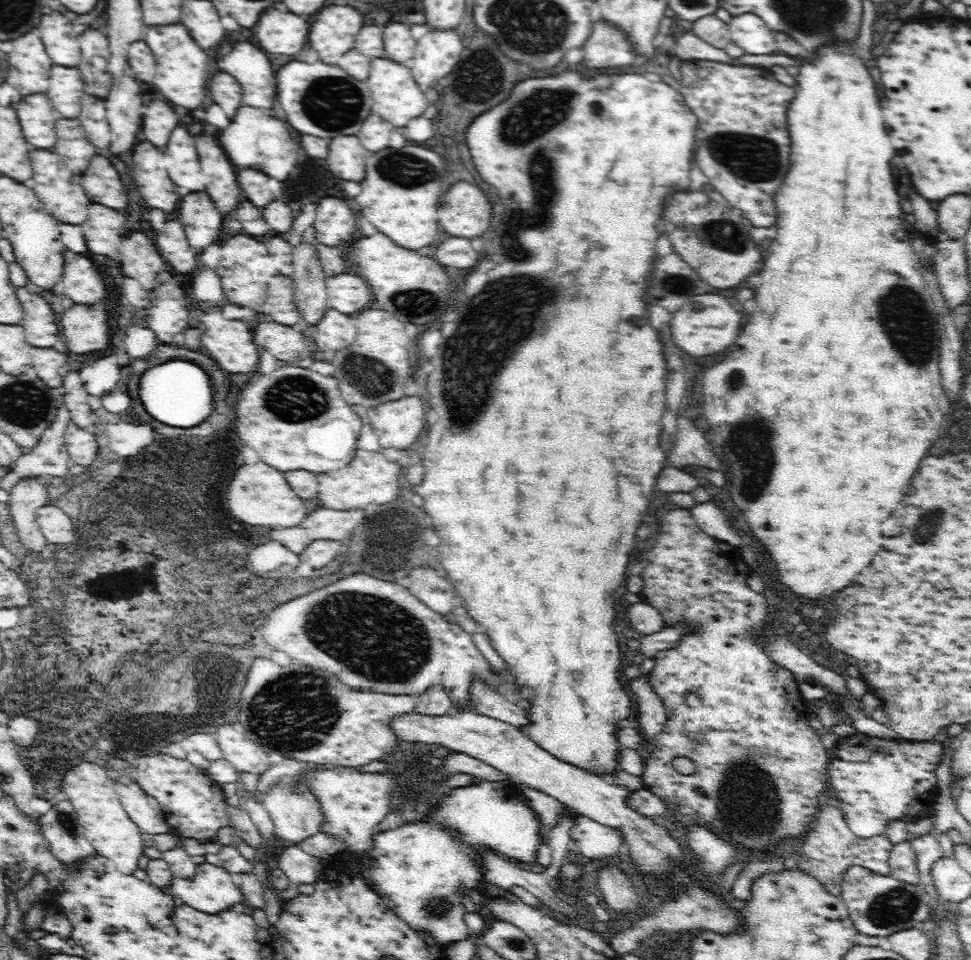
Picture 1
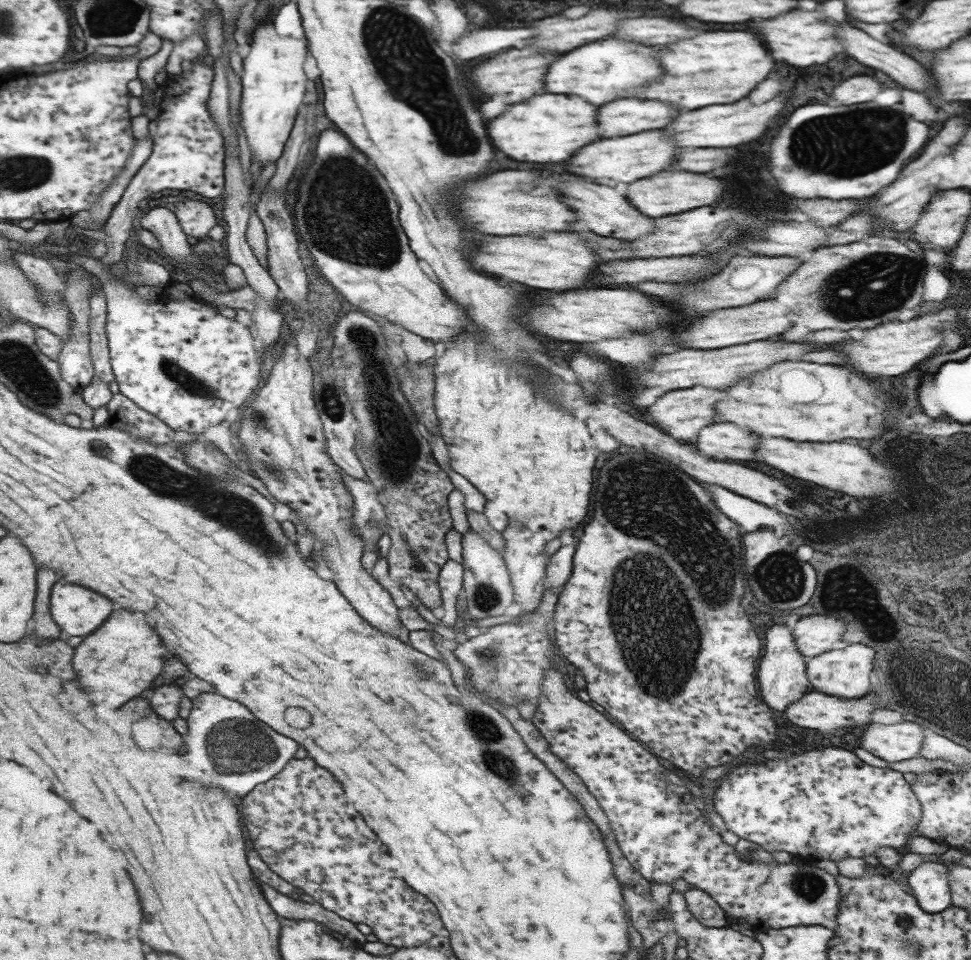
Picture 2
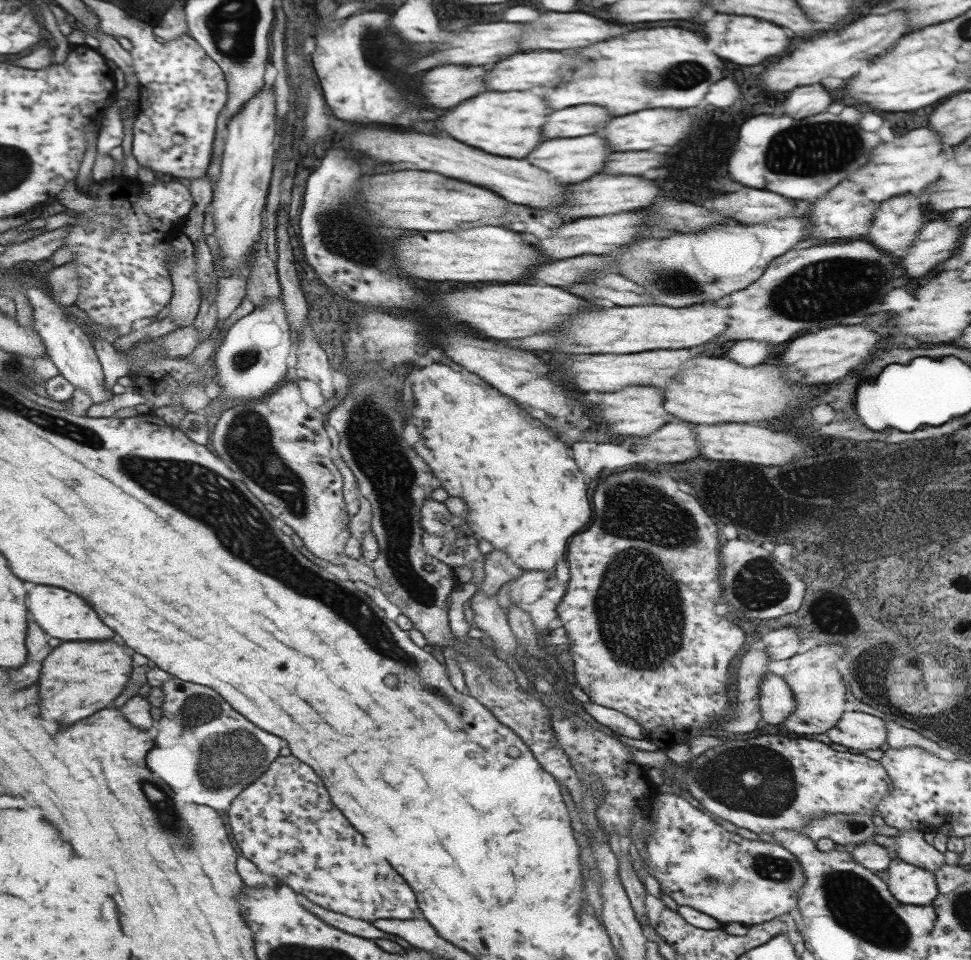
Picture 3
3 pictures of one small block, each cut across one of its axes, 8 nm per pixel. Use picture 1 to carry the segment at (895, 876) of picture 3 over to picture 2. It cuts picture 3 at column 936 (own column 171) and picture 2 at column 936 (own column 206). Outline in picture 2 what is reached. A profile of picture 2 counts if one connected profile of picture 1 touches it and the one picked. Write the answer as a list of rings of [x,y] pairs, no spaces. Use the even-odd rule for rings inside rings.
[[[943,863],[920,864],[910,871],[907,886],[920,907],[929,914],[952,906],[949,868]]]

